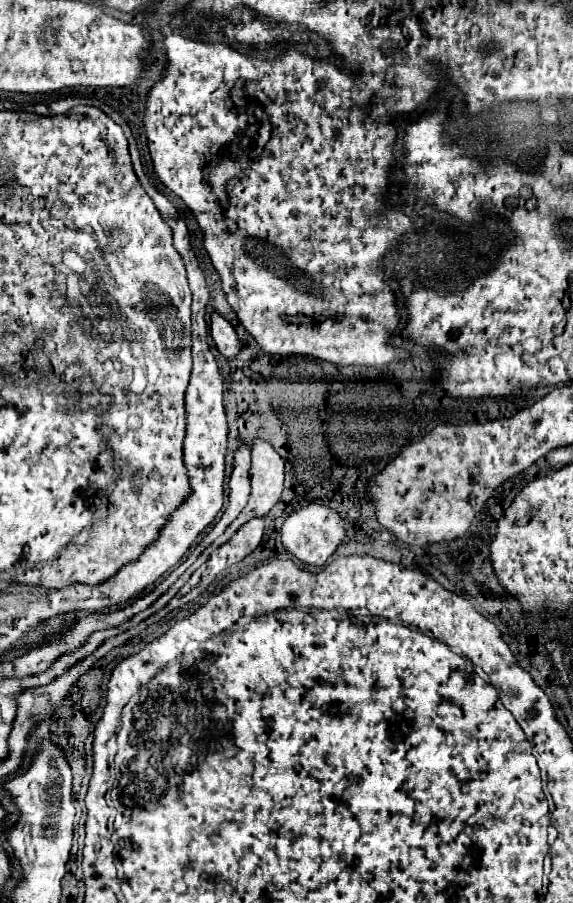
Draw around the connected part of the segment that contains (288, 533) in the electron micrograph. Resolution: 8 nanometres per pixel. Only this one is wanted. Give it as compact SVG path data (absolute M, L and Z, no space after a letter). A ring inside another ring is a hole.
M312 503L306 508L296 510L282 526L282 544L290 554L294 554L298 560L312 564L312 566L322 566L334 550L342 544L344 540L344 528L340 524L340 516L332 512L330 508L319 503Z

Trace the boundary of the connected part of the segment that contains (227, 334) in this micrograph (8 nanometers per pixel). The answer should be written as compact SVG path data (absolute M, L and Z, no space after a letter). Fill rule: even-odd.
M212 312L212 316L210 316L210 334L222 356L232 358L234 354L240 352L242 344L238 342L234 326L226 318L222 318L218 312Z

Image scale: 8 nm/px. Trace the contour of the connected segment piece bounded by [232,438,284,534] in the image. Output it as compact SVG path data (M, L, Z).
M256 438L252 442L250 480L252 480L252 492L244 512L240 512L240 516L232 522L234 524L232 534L236 532L236 528L240 528L240 524L246 524L246 520L268 514L268 510L280 500L282 494L284 460L272 448L272 444L268 444L262 438Z

